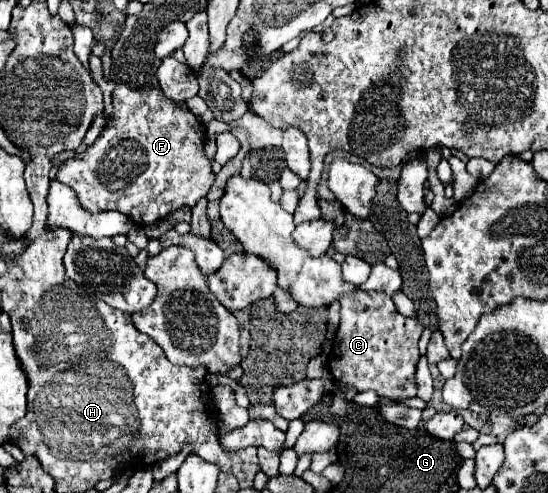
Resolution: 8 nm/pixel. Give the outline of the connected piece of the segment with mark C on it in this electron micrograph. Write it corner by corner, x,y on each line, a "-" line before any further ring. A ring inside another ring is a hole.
355,292
339,298
341,302
341,324
337,330
337,338
333,344
333,354
329,356
329,370
337,384
353,386
355,390
375,390
385,398
411,398
417,394
415,390
415,364
419,360
417,342
421,338
421,324
415,318
407,318
397,312
391,296
379,292

